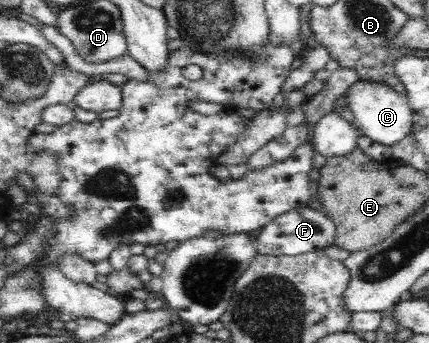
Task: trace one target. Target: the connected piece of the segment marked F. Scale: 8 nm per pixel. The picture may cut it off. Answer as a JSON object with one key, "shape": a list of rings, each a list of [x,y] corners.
{"shape":[[[301,206],[273,218],[261,230],[258,236],[257,251],[267,256],[298,256],[307,252],[321,252],[322,249],[335,246],[335,223],[322,210]]]}

